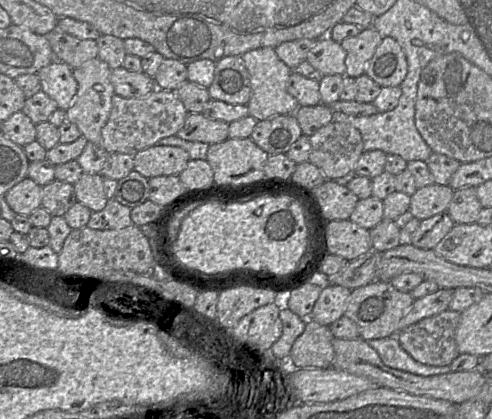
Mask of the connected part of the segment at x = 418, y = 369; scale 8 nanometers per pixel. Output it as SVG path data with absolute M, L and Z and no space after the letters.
M397 336L365 340L378 353L382 362L391 368L419 376L442 375L451 372L449 366L430 366L415 361L400 345Z

